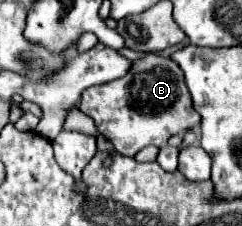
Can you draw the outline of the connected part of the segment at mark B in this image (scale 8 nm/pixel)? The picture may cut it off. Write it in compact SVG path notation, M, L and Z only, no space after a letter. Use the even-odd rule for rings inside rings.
M145 54L143 58L135 60L129 68L129 72L113 82L101 84L101 86L91 86L83 92L83 102L81 102L81 112L93 118L97 130L113 142L115 150L123 156L135 156L141 148L145 146L157 146L161 148L173 134L193 130L199 126L201 116L193 110L191 104L191 94L185 86L185 78L181 68L169 58L169 56L159 56L159 54Z

